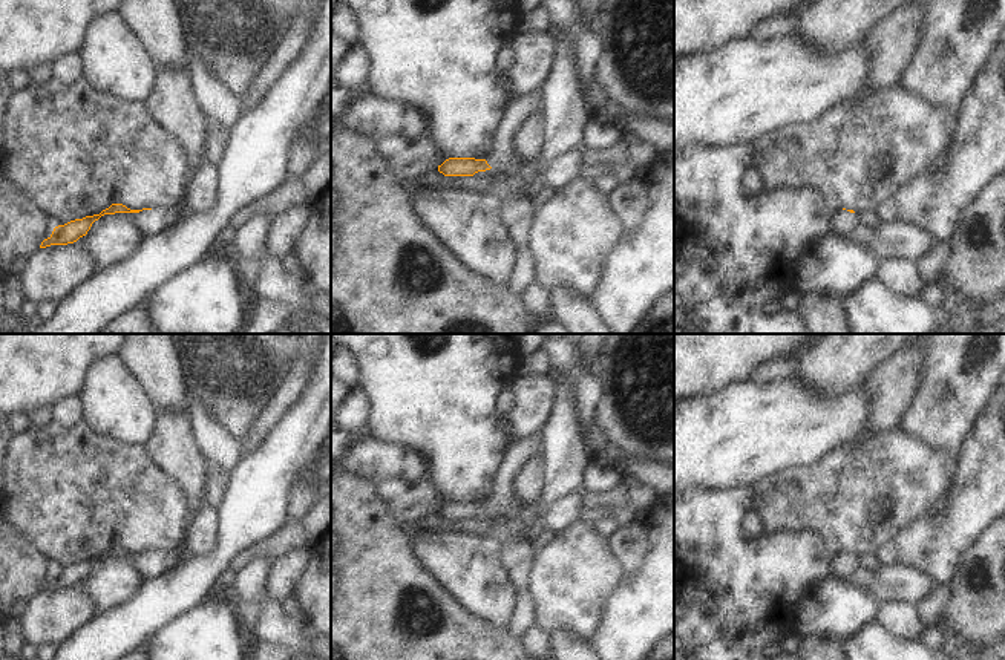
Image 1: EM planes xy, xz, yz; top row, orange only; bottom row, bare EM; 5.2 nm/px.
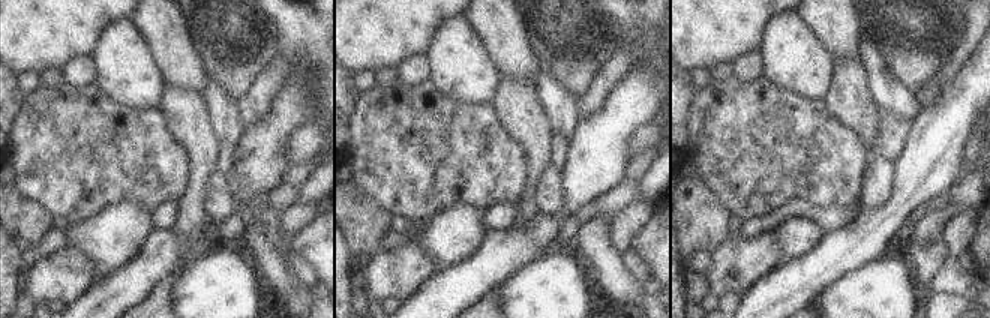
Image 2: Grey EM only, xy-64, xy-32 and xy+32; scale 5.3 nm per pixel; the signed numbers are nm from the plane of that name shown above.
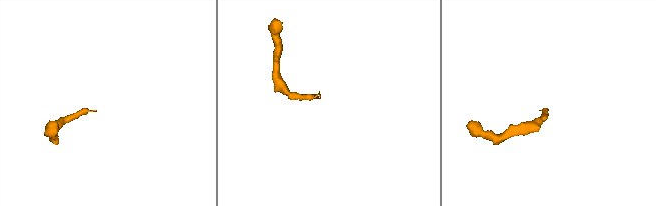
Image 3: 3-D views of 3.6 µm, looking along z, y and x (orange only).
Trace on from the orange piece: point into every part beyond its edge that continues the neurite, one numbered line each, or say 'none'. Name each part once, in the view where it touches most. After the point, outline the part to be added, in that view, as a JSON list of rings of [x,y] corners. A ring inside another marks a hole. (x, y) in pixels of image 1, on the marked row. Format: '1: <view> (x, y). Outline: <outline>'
1: xy (153, 221). Outline: [[[142,210],[139,213],[130,213],[130,219],[142,231],[144,237],[149,237],[173,227],[179,219],[179,210]]]

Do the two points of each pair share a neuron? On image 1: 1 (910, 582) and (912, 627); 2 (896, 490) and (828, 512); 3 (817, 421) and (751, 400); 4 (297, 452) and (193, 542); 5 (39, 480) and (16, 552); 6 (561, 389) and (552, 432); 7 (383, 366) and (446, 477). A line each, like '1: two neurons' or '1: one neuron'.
1: two neurons
2: one neuron
3: one neuron
4: two neurons
5: two neurons
6: one neuron
7: one neuron

